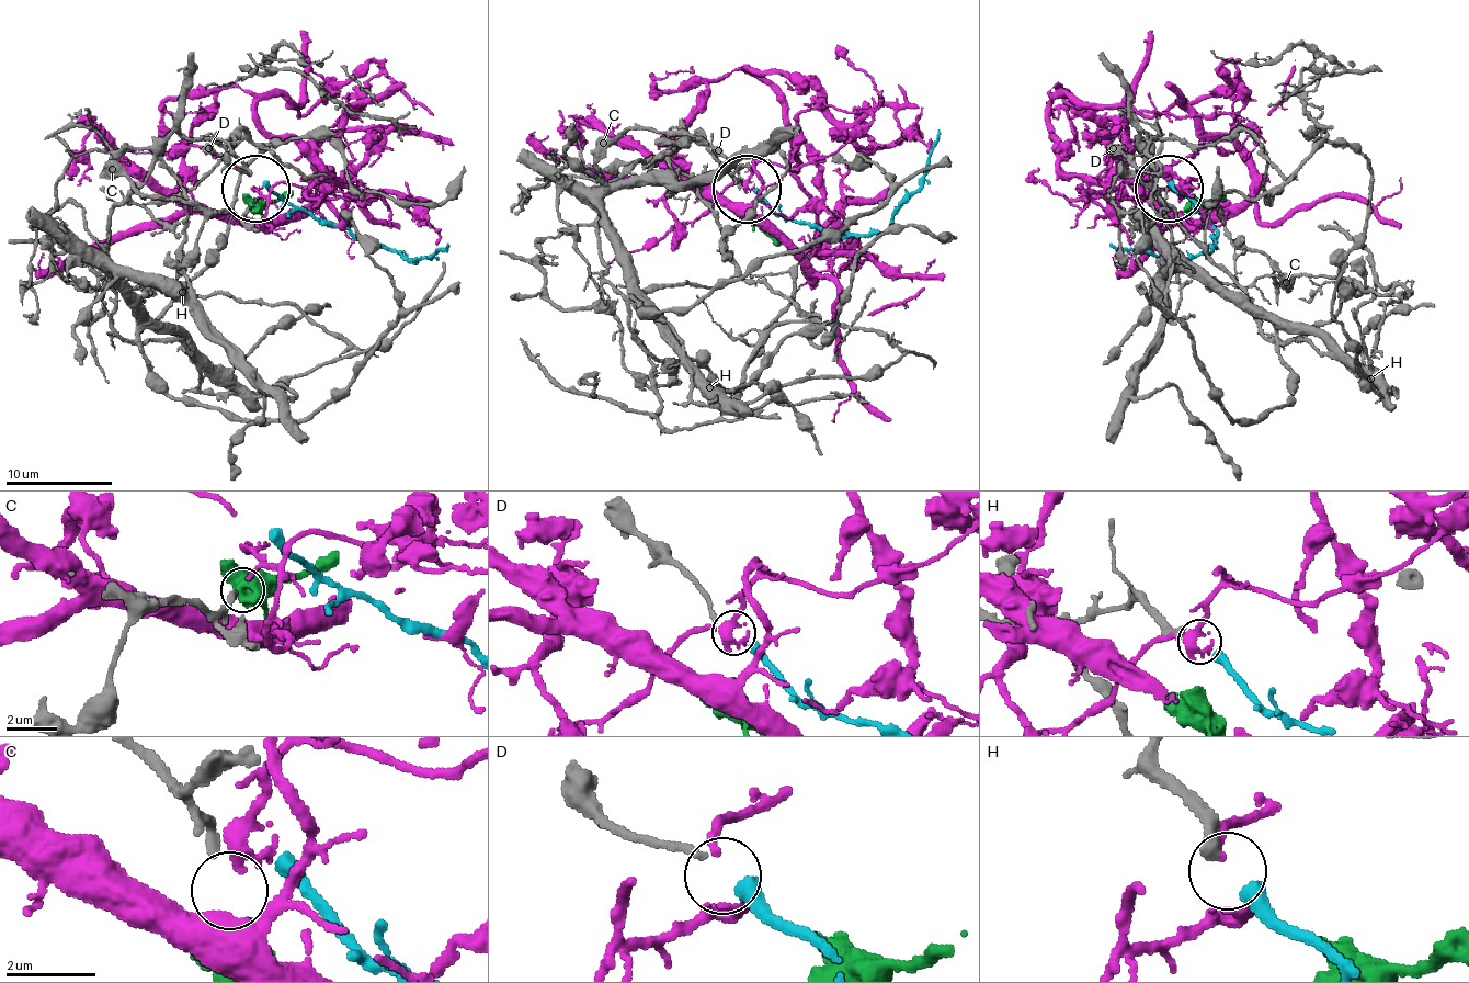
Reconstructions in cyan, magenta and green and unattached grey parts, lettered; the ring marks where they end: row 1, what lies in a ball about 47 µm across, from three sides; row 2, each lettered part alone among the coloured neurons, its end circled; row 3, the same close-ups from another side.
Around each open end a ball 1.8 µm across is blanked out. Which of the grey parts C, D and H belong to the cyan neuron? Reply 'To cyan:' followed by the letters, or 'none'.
To cyan: H

